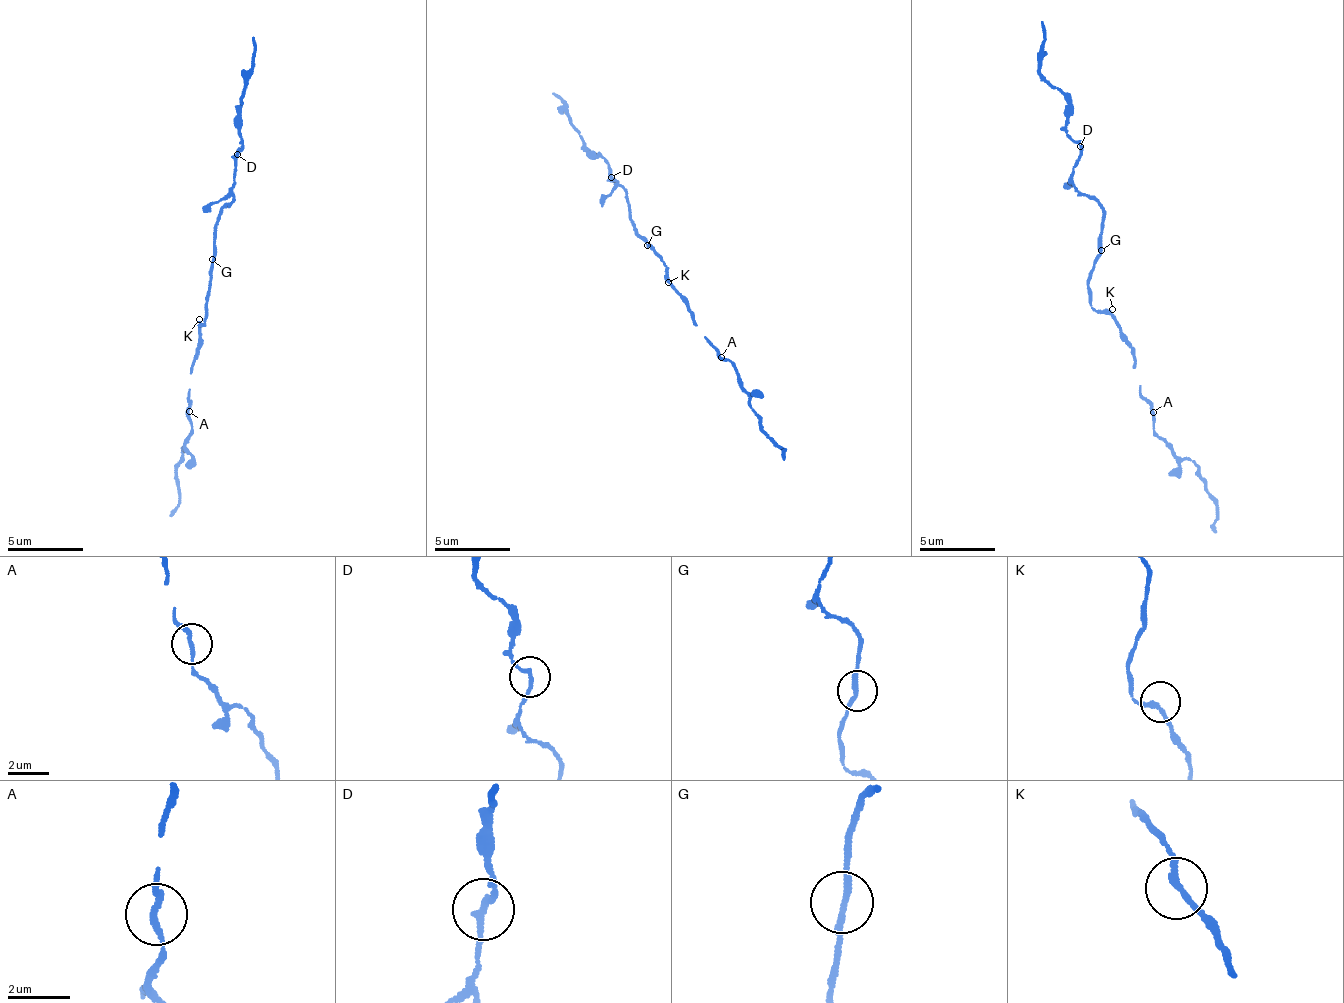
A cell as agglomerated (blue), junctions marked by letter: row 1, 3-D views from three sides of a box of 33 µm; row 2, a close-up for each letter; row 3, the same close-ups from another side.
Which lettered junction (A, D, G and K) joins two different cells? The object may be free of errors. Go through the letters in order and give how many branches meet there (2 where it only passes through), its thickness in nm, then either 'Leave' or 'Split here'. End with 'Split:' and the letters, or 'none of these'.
A: Branches: 2. Thickness 190 nm. Leave
D: Branches: 2. Thickness 200 nm. Leave
G: Branches: 2. Thickness 200 nm. Leave
K: Branches: 2. Thickness 200 nm. Leave
Split: none of these

